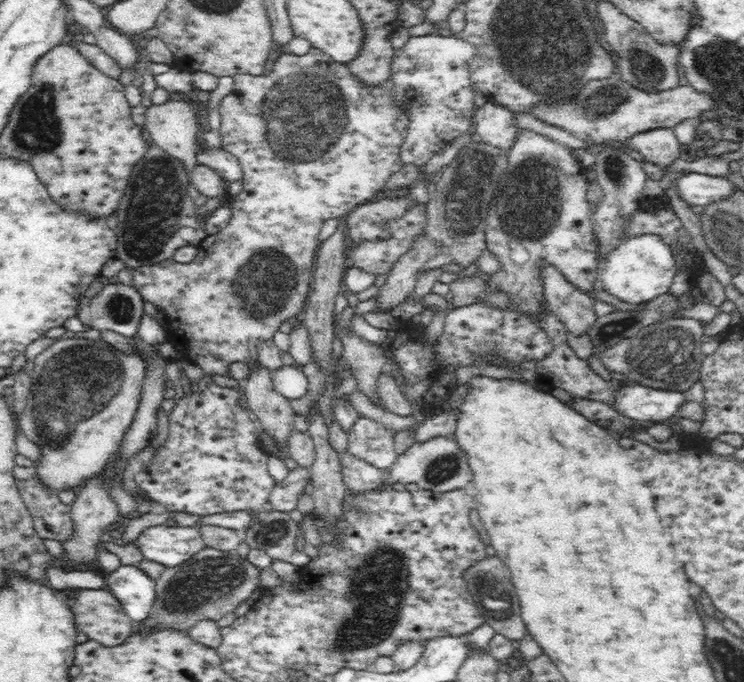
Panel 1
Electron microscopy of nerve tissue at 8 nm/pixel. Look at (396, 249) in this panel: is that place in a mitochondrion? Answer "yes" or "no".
no

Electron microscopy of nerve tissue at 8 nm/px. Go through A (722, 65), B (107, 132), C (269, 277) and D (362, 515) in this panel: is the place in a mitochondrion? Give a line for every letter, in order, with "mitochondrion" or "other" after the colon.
A: mitochondrion
B: other
C: mitochondrion
D: mitochondrion

